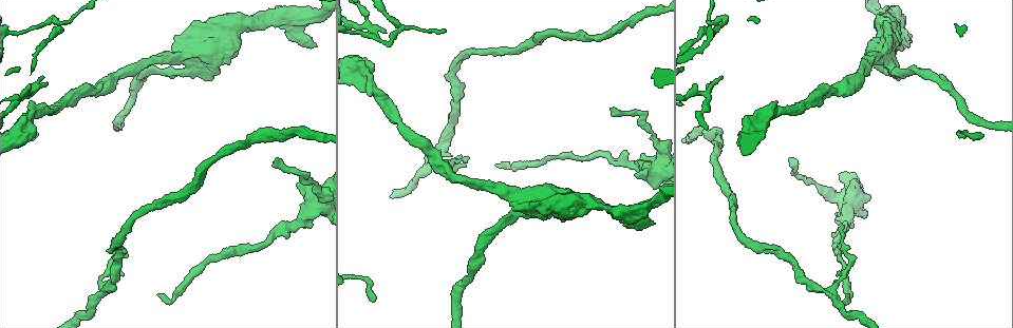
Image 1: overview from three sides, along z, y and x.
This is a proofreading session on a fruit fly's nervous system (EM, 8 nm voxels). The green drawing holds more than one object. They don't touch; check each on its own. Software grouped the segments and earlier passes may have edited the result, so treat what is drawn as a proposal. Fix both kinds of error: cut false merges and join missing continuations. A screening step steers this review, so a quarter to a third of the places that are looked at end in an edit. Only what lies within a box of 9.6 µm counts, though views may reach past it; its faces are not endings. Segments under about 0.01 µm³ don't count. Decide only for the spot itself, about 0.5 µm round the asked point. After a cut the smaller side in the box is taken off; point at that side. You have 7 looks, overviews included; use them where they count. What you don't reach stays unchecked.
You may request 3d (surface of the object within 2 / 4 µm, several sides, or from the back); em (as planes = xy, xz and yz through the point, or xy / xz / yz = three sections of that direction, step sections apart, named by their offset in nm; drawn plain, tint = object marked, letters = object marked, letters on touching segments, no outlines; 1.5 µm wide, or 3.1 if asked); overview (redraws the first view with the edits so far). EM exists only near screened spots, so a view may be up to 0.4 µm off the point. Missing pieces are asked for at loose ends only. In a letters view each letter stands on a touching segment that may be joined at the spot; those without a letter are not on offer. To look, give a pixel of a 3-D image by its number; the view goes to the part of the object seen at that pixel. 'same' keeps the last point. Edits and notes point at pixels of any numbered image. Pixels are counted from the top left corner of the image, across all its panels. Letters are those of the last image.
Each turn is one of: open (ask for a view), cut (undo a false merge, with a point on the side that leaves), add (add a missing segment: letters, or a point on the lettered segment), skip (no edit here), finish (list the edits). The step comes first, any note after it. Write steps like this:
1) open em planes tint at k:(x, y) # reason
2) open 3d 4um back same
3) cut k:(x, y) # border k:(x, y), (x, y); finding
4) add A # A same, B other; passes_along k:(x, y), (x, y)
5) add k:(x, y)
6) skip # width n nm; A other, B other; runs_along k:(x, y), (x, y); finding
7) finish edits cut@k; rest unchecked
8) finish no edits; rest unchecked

open 3d 4um at 1:(653, 225) # an open end

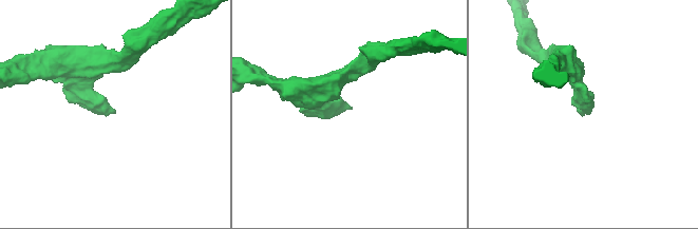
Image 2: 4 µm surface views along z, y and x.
open em planes plain at 2:(350, 107) # now the EM

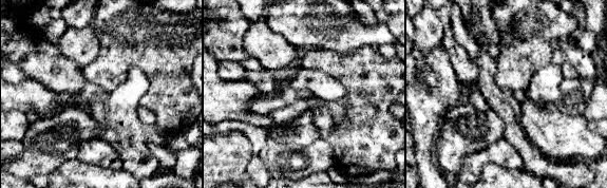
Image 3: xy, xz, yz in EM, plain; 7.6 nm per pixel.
open em planes letters same

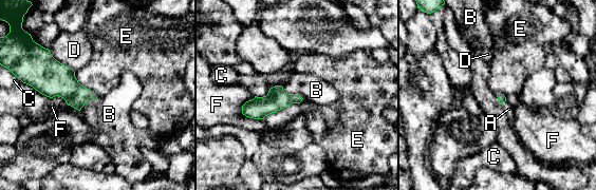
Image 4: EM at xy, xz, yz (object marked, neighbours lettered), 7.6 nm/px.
add A # A same, B other, C other, D other, E other, F other; passes_along 4:(501, 98), (503, 101), (508, 109); it goes on there

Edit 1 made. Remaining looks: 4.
open 3d 4um at 1:(887, 73) # thick end

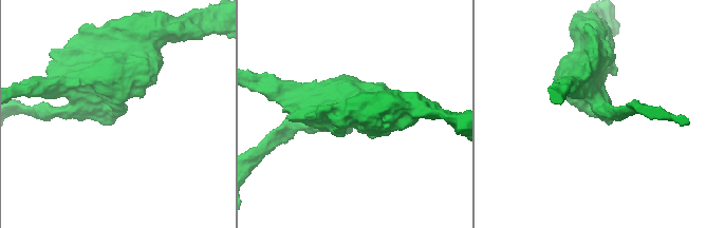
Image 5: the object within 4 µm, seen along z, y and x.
open em planes plain at 5:(124, 110)

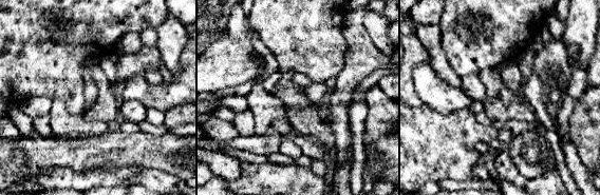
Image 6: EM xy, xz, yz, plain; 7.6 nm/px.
open em planes letters same # see the neighbours

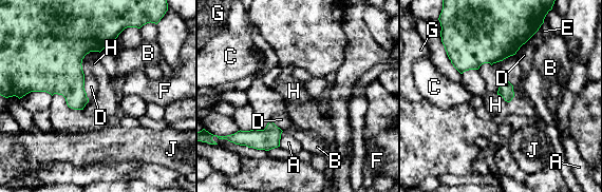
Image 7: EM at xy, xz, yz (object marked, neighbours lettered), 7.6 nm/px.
skip # A other, B other, C other, D other, E other, F other, G other, H other, J other; border 7:(497, 94), (505, 100), (510, 101); no lettered segment goes on from it

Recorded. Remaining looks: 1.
finish edits add@4; rest unchecked

